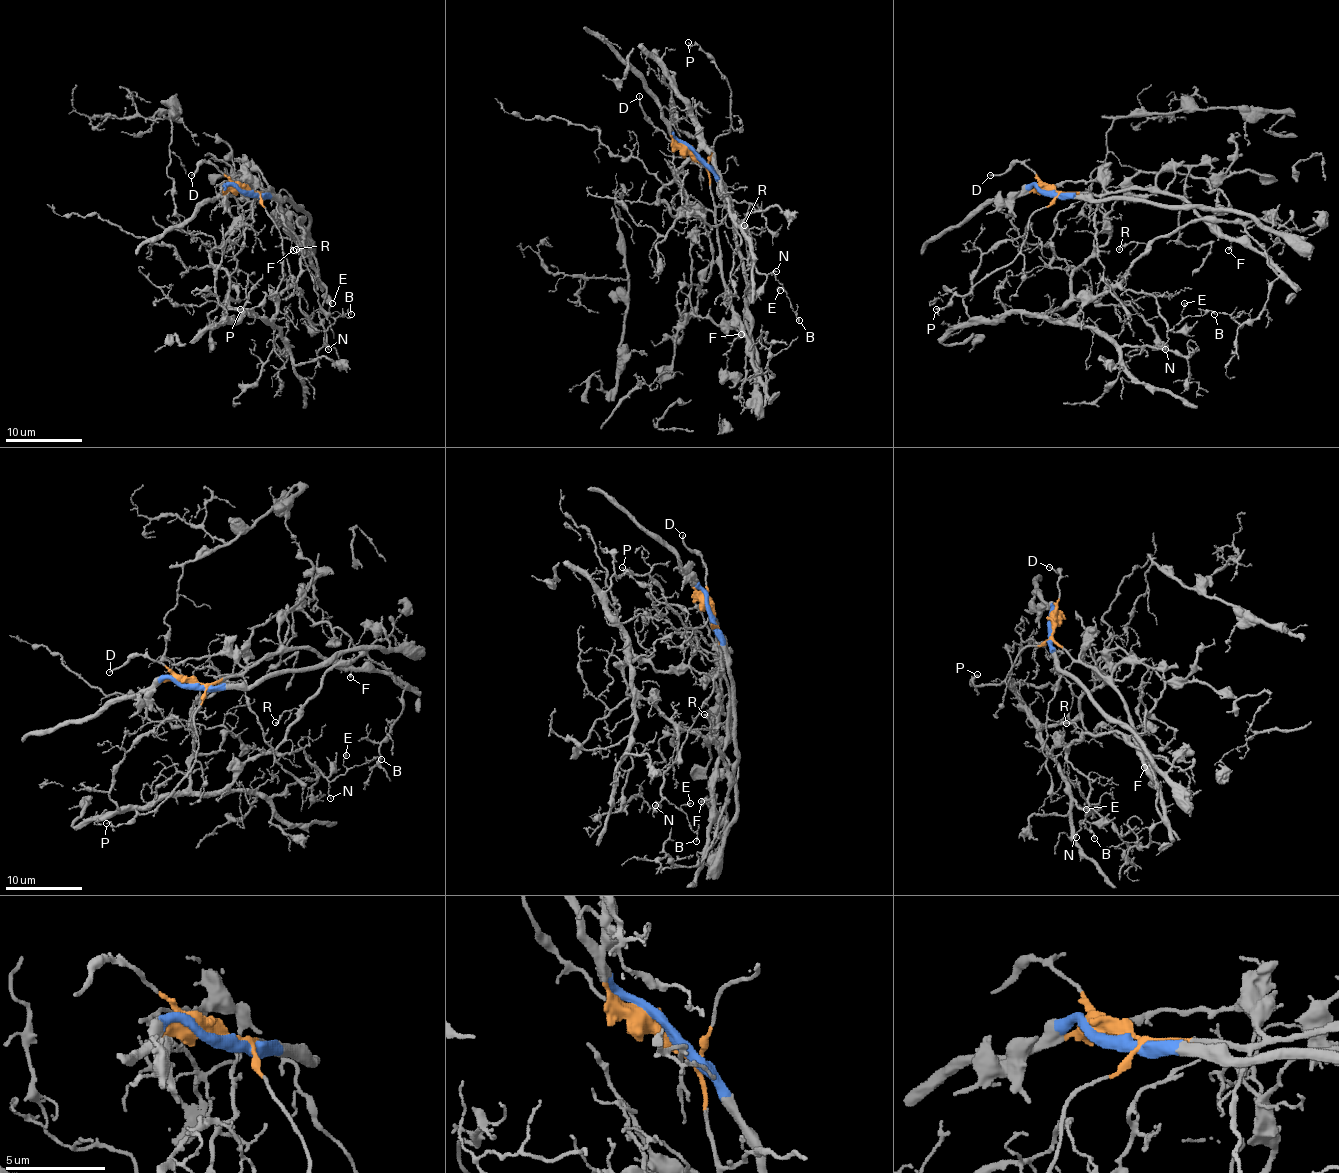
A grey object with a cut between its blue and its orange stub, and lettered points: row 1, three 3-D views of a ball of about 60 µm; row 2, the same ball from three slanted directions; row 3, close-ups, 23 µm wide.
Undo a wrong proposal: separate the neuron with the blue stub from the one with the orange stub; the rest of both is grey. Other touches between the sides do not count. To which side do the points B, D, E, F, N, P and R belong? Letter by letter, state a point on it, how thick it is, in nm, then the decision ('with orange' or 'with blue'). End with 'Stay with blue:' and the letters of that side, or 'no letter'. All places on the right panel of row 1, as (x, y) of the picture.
B: at (1214, 314); 150 nm thick; with blue
D: at (990, 175); 160 nm thick; with orange
E: at (1184, 303); 160 nm thick; with blue
F: at (1228, 250); 180 nm thick; with orange
N: at (1165, 349); 130 nm thick; with blue
P: at (936, 309); 150 nm thick; with orange
R: at (1119, 249); 170 nm thick; with blue
Stay with blue: B, E, N, R

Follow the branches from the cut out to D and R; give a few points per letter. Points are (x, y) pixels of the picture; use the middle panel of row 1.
D: (695, 155), (684, 151), (655, 126), (640, 107), (640, 95)
R: (695, 155), (713, 173), (730, 203), (736, 251), (747, 294), (744, 321), (751, 275), (744, 225)

